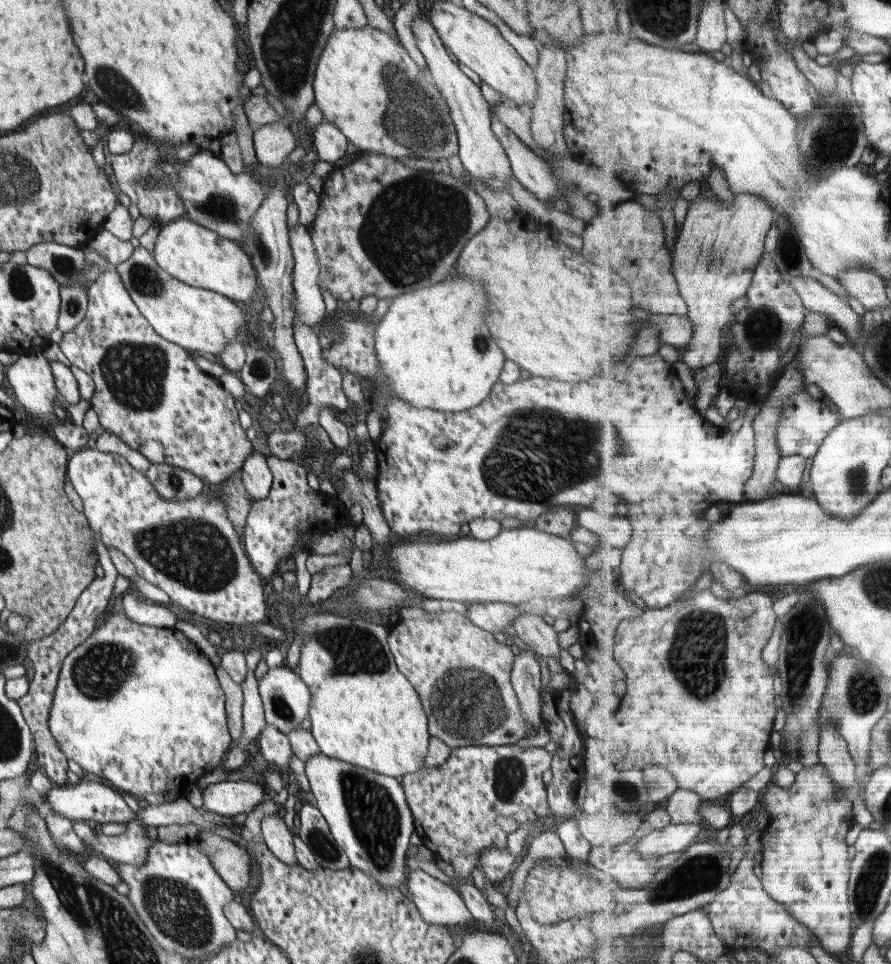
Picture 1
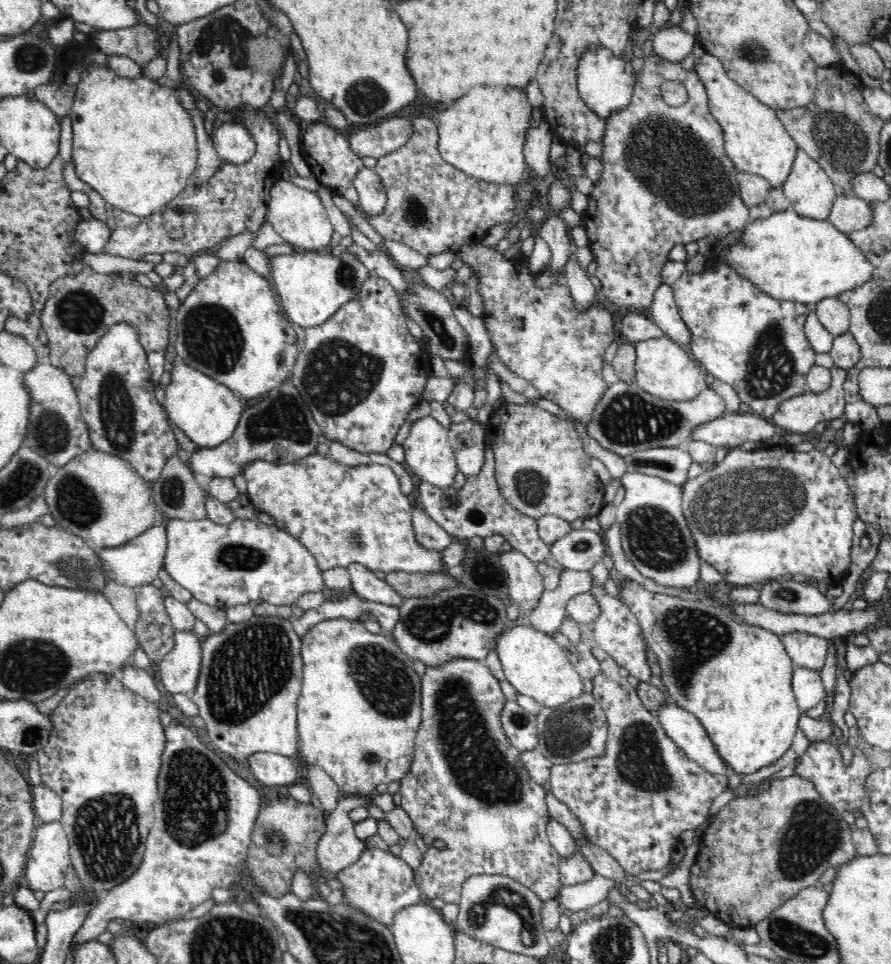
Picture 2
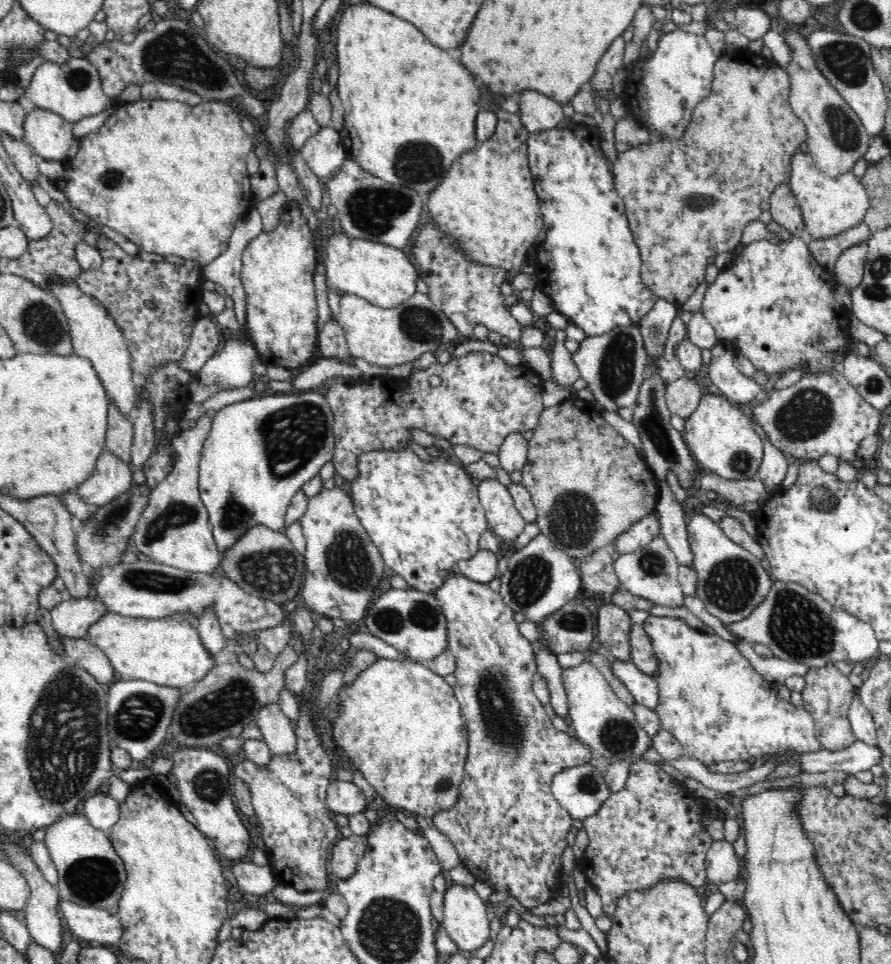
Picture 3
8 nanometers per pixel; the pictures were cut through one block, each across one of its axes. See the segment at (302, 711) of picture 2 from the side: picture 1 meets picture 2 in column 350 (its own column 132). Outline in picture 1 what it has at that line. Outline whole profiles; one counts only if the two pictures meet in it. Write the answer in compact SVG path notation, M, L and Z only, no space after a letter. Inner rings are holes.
M113 613L108 616L102 626L98 626L80 646L72 650L63 660L52 708L50 709L50 732L58 741L66 758L77 762L88 778L99 779L121 792L132 793L135 797L145 794L170 793L182 797L186 796L189 786L195 784L199 776L214 771L221 764L220 759L224 758L224 754L226 755L232 749L225 700L226 695L210 659L181 631L178 631L175 627L158 628L157 626L138 624L122 613Z

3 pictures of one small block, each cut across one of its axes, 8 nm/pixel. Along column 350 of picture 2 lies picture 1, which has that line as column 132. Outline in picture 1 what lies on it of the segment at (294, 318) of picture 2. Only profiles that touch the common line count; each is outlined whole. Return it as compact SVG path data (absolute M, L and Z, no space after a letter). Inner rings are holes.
M141 245L135 248L132 256L114 268L118 271L128 294L136 303L144 318L153 326L156 334L163 336L167 341L173 342L187 351L202 350L208 354L218 356L231 342L240 342L237 338L239 328L247 335L246 315L234 304L232 299L205 288L196 288L184 282L180 282L176 277L168 274L150 255L152 252Z

